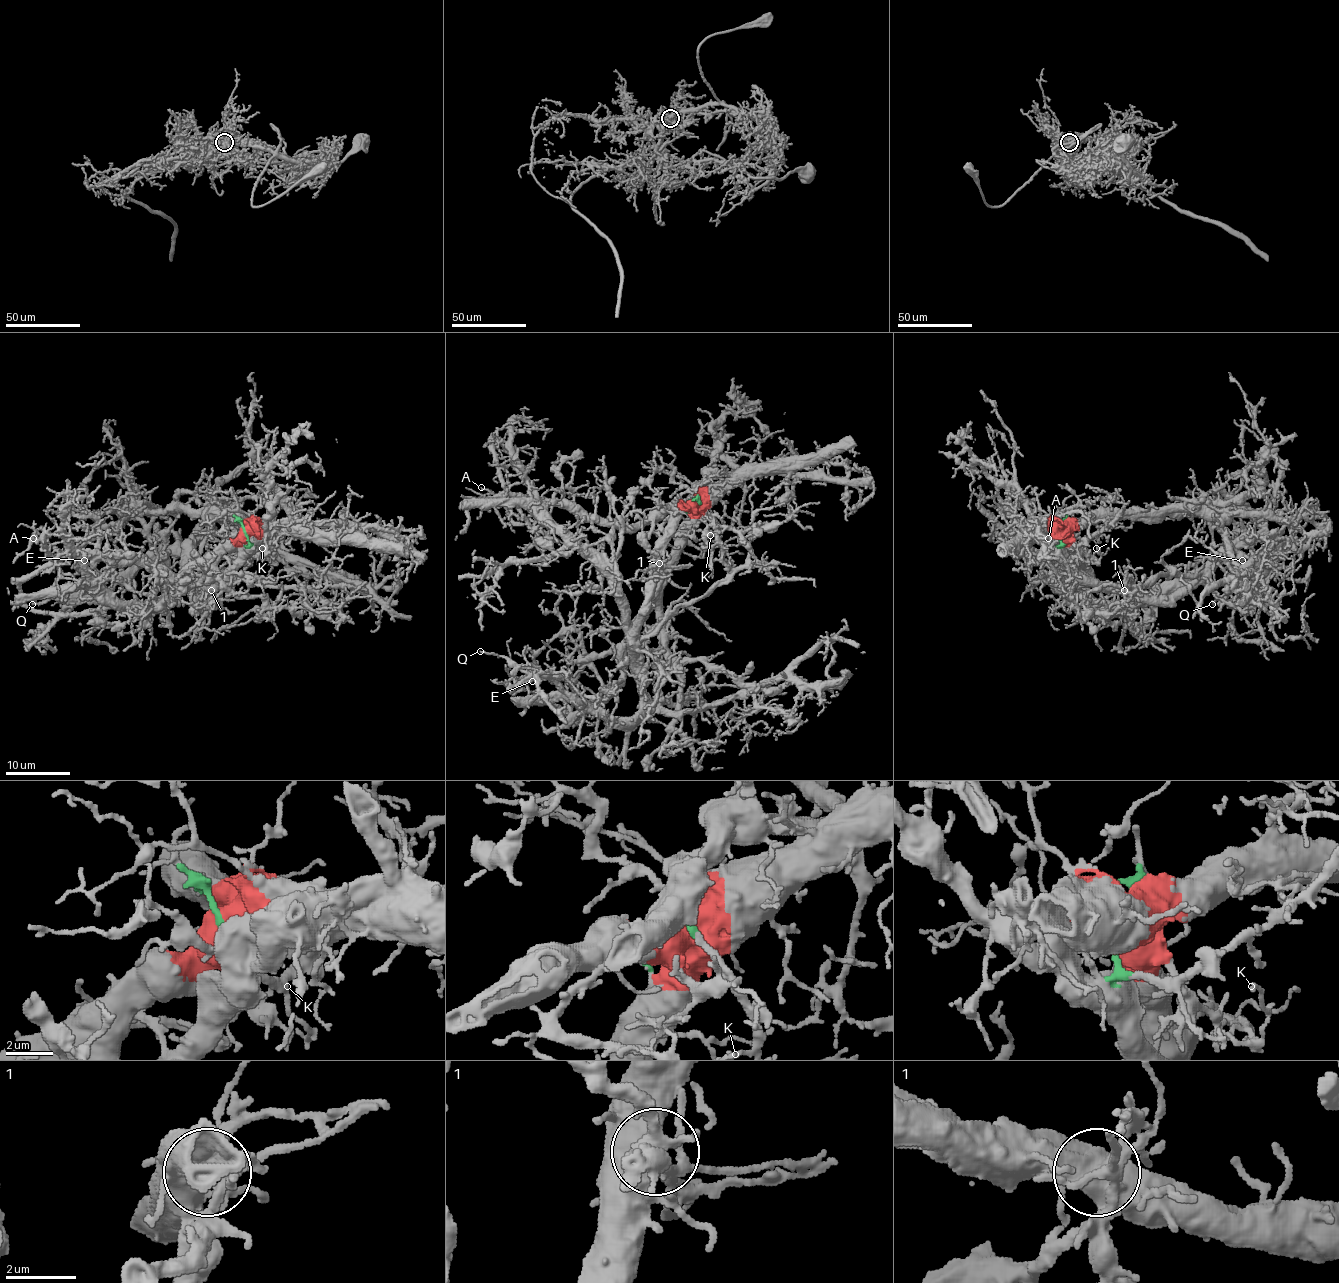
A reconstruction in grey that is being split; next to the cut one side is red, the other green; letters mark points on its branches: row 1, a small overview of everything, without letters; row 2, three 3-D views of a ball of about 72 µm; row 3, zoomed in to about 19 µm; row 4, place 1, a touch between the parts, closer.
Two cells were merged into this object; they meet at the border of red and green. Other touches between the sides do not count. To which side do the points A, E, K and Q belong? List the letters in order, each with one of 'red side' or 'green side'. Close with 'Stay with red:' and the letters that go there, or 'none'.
A: red side
E: green side
K: green side
Q: green side
Stay with red: A

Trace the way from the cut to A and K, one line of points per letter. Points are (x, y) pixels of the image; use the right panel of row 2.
A: (1061, 530), (1086, 574), (1059, 550), (1072, 546), (1078, 555), (1070, 555), (1048, 538)
K: (1061, 530), (1061, 550), (1069, 565), (1085, 554), (1098, 562), (1101, 554), (1096, 547)

